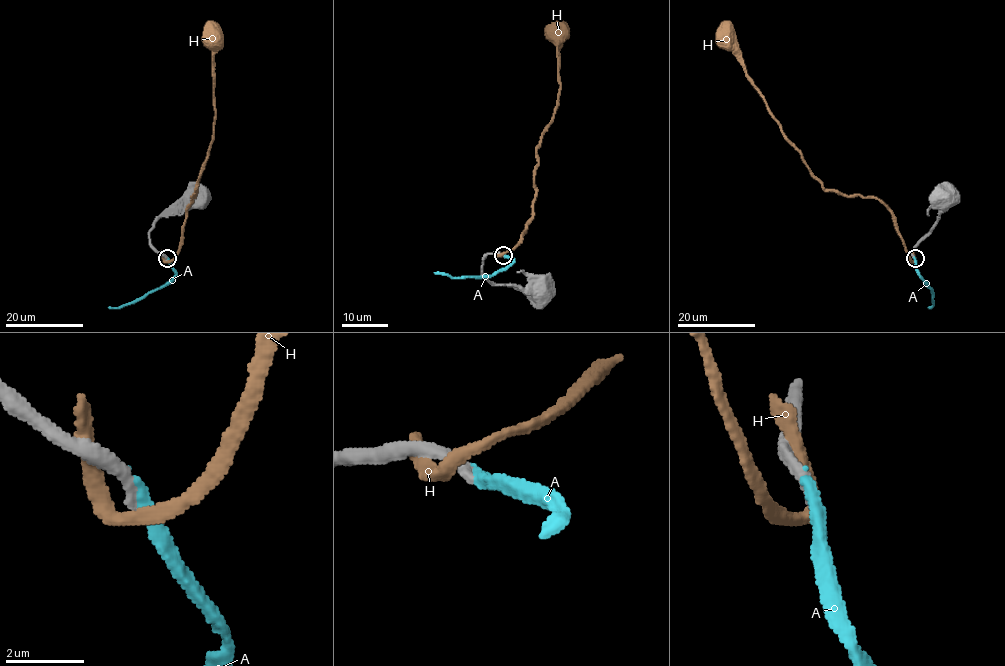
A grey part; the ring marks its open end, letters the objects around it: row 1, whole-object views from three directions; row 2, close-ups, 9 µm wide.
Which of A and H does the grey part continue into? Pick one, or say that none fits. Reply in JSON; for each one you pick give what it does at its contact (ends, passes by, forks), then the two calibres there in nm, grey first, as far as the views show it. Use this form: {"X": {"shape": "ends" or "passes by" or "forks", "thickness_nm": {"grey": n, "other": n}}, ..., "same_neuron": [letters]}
{"A": {"shape": "ends", "thickness_nm": {"grey": 400, "other": 320}}, "same_neuron": ["A"]}

